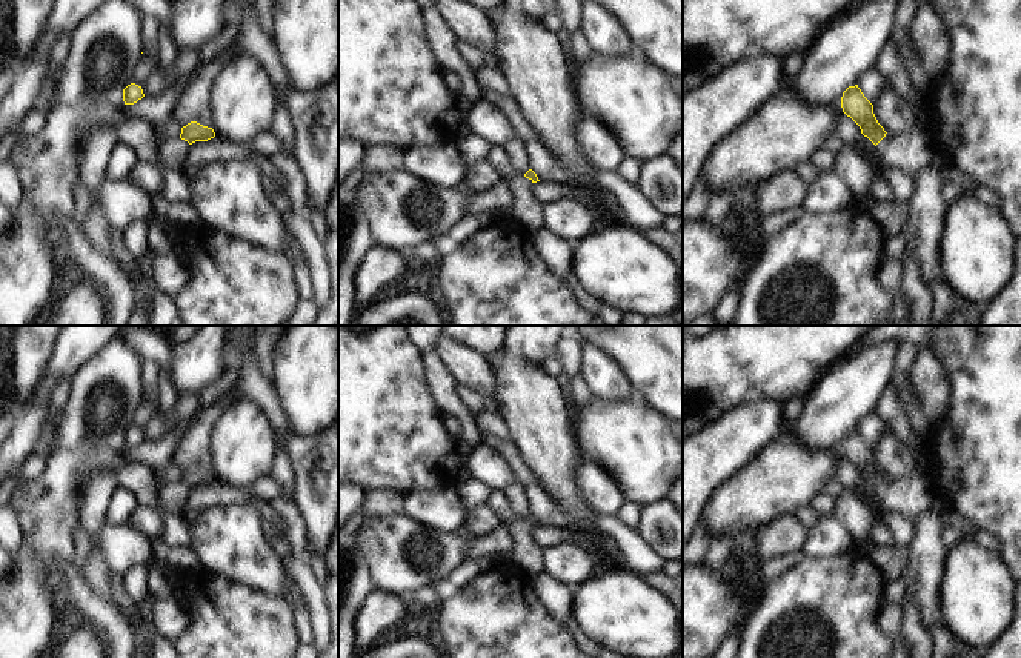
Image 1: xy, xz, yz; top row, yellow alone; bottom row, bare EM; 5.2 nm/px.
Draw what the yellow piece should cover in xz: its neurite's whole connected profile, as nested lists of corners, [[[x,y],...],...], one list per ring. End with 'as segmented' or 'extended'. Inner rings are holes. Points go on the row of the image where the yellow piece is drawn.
[[[529,169],[524,175],[510,177],[506,180],[514,197],[514,203],[507,211],[529,232],[544,228],[543,204],[537,203],[530,195],[530,186],[538,180],[537,174]]]; extended

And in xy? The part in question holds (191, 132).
[[[191,121],[181,128],[177,138],[168,138],[158,145],[163,163],[171,169],[181,169],[186,163],[189,146],[195,141],[208,141],[215,137],[212,128]]]; extended

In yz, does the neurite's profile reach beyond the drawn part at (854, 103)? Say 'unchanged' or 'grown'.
grown

